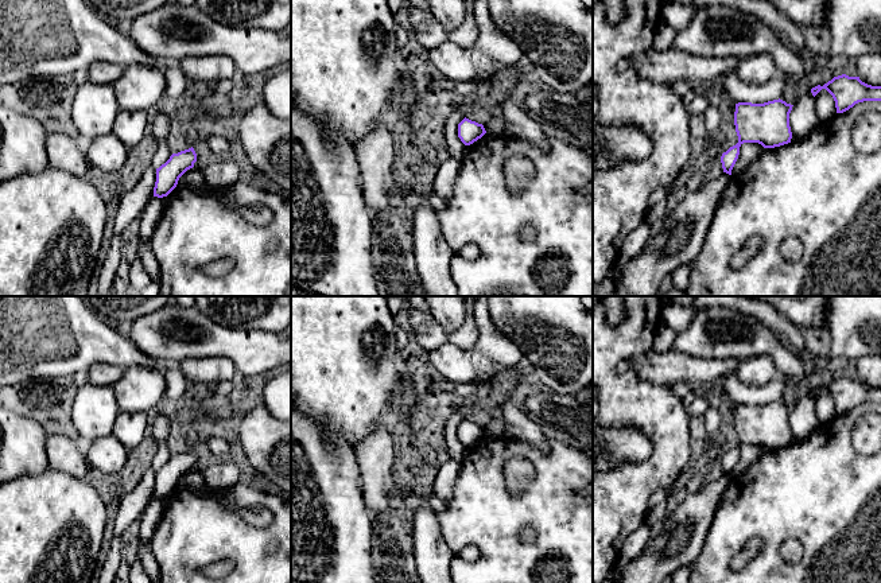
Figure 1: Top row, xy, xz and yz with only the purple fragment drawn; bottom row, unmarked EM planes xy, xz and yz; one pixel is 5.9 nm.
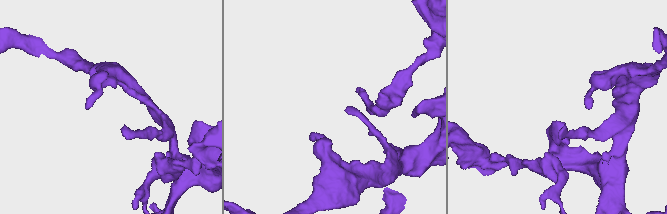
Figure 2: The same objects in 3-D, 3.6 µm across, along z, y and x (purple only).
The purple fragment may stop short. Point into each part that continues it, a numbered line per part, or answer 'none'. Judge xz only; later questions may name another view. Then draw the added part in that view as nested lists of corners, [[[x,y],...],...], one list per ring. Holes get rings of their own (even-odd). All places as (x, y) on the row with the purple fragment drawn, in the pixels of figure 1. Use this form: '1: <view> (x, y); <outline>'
none

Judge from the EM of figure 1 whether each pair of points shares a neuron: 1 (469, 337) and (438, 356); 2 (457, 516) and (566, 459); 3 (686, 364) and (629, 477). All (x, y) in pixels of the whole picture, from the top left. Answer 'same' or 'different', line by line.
1: different
2: same
3: different

